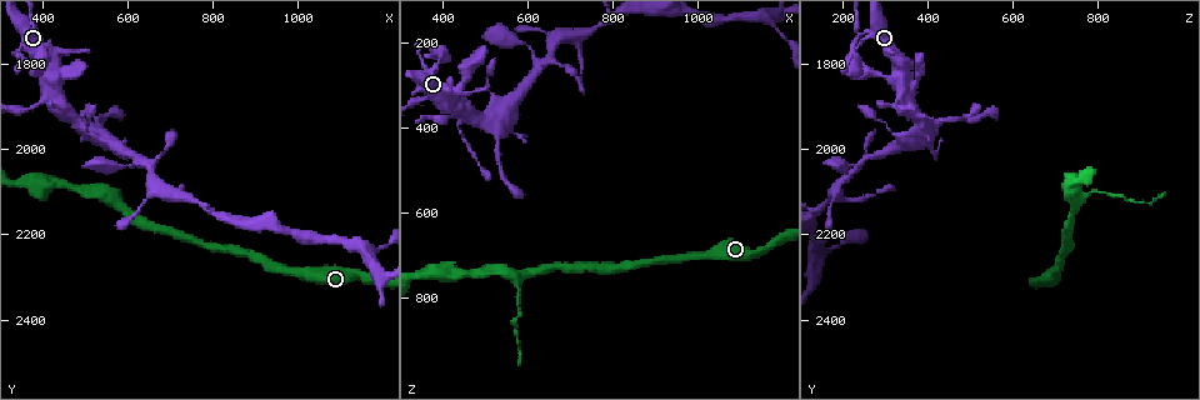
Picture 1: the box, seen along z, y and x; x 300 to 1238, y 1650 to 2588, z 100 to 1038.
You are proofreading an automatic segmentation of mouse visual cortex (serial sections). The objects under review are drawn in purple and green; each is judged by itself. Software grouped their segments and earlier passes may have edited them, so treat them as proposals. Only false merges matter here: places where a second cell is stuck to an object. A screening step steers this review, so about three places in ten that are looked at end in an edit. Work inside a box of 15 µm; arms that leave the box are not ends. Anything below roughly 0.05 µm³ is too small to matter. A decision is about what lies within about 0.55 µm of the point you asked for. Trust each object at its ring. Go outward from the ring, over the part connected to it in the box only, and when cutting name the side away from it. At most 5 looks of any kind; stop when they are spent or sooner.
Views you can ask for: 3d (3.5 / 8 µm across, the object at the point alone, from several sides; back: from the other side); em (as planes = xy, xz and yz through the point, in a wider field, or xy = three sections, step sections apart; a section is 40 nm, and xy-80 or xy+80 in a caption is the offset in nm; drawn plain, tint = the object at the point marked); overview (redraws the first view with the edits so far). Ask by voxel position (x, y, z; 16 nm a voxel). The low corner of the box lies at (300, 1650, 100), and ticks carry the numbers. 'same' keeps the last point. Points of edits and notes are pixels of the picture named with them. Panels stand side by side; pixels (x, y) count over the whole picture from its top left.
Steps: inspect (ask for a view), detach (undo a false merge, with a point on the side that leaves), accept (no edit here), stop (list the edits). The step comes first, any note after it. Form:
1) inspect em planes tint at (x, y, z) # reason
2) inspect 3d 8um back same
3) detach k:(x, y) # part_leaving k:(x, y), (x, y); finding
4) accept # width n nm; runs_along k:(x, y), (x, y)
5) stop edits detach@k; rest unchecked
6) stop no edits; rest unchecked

inspect em xy step 1 tint at (385, 1720, 235) # two arms in line, one across

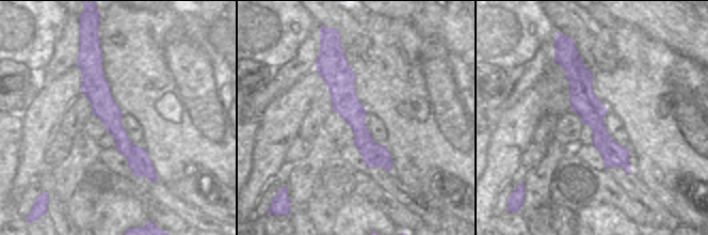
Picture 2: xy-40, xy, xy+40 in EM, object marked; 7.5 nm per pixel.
inspect 3d 3.5um same # wider look

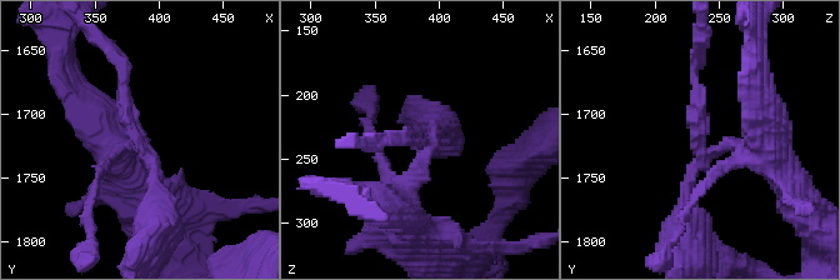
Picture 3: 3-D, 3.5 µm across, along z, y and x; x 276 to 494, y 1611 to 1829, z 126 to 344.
detach 3:(701, 103) # a second cell is stuck on

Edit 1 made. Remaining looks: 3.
inspect overview

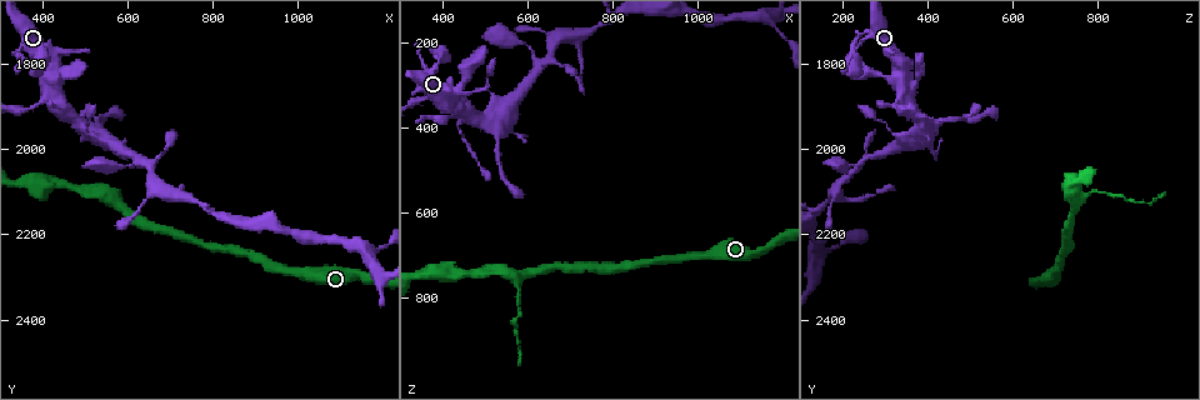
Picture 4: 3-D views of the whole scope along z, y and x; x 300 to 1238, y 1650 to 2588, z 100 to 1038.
inspect 3d 8um at (450, 1925, 375) # two arms in line, one across

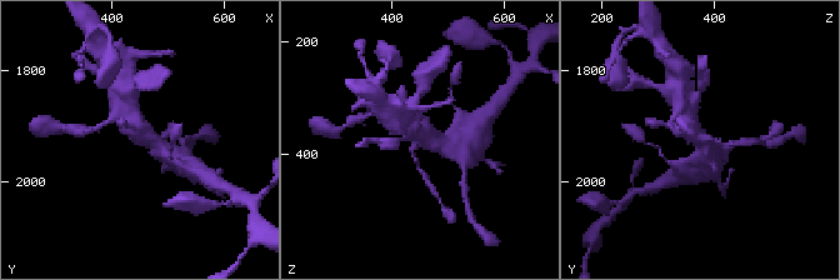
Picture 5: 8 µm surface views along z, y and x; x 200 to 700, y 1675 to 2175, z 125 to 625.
inspect em xy step 5 tint at (445, 1930, 380)

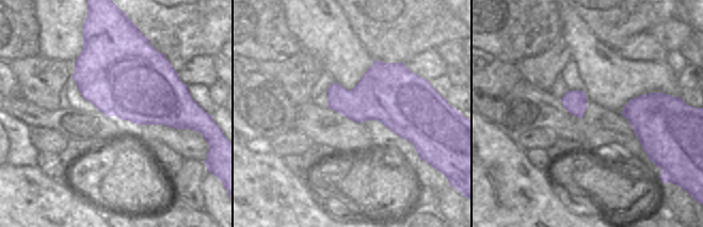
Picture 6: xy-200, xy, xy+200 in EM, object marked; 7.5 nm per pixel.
accept # runs_along 5:(126, 108), (131, 123), (173, 156); one cell here

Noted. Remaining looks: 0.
stop edits detach@3; rest unchecked

